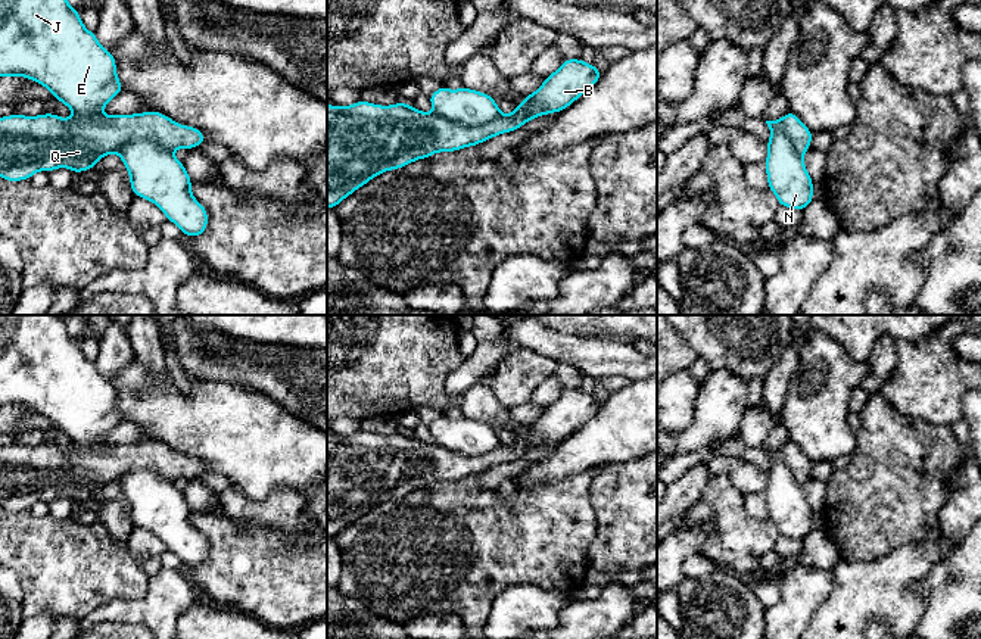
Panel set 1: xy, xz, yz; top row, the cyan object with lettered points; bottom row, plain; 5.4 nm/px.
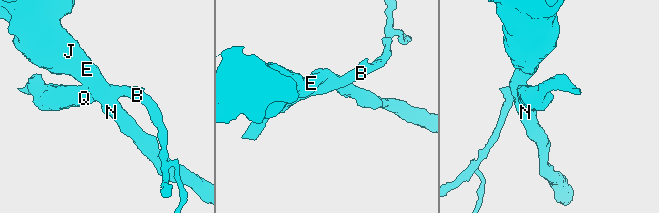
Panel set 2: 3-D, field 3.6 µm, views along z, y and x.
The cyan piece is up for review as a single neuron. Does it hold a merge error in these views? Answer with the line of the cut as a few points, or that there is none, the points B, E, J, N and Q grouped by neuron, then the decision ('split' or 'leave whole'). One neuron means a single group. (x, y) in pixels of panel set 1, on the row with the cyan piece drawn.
xz (435, 112), (469, 125), (486, 124), (500, 114) | B Q / E J N | split

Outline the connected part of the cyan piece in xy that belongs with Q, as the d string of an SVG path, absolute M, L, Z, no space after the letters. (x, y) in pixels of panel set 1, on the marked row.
M158 110L94 119L77 115L65 119L56 113L41 113L38 116L15 113L0 118L0 177L18 183L29 180L38 171L52 172L57 168L68 168L74 174L90 171L97 160L106 155L118 153L124 144L149 138L156 140L162 149L169 152L180 147L191 150L208 141L197 128L177 124Z

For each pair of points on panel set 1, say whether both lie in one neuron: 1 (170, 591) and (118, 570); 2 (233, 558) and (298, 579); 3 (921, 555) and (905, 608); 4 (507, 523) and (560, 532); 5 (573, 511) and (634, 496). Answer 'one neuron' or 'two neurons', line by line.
1: two neurons
2: one neuron
3: one neuron
4: one neuron
5: two neurons

